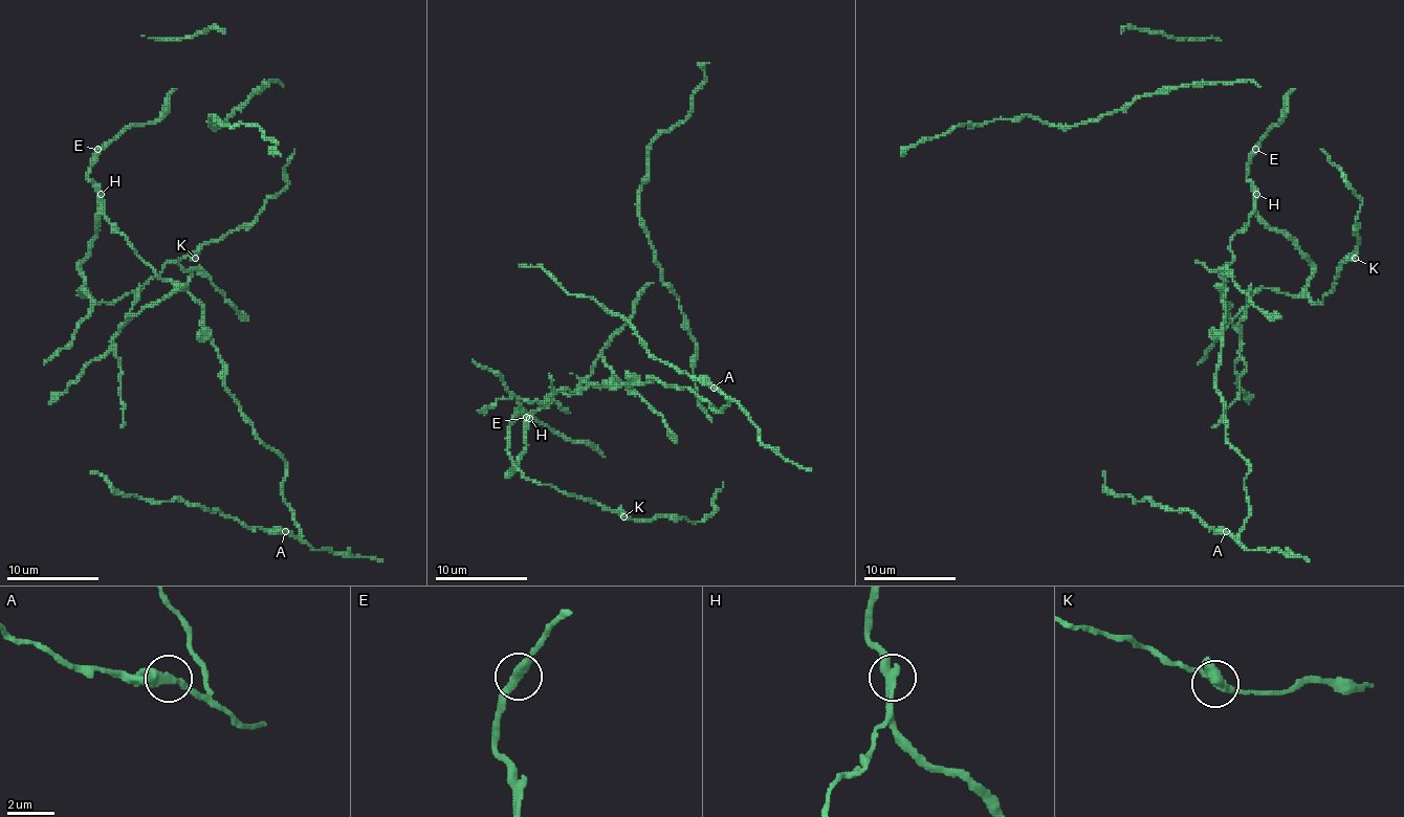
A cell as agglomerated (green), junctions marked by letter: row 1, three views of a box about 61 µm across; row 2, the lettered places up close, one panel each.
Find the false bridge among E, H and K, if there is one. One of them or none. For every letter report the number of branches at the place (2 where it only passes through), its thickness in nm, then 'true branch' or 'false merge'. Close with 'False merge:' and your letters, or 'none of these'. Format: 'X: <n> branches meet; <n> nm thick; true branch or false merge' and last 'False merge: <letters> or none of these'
E: 2 branches meet; 360 nm thick; true branch
H: 2 branches meet; 400 nm thick; false merge
K: 2 branches meet; 380 nm thick; true branch
False merge: H

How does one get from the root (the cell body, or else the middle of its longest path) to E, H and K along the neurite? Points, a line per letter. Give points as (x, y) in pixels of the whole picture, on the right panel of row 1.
E: (1309, 297), (1307, 288), (1314, 263), (1255, 210), (1253, 184), (1247, 177), (1249, 158), (1255, 149)
H: (1309, 297), (1307, 288), (1314, 263), (1258, 214), (1255, 193)
K: (1309, 297), (1320, 302), (1332, 288), (1337, 267), (1348, 256), (1355, 258)

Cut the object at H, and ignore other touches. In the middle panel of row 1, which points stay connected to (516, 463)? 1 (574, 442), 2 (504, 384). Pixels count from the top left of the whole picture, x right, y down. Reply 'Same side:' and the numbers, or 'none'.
Same side: 1, 2

